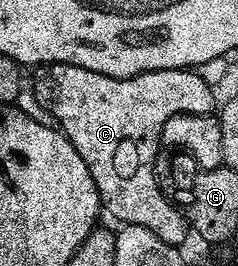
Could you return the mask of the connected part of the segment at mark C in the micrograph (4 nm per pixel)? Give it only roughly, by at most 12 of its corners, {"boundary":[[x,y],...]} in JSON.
{"boundary":[[50,62],[32,94],[86,160],[101,207],[171,246],[166,120],[212,114],[192,68],[115,78]]}

